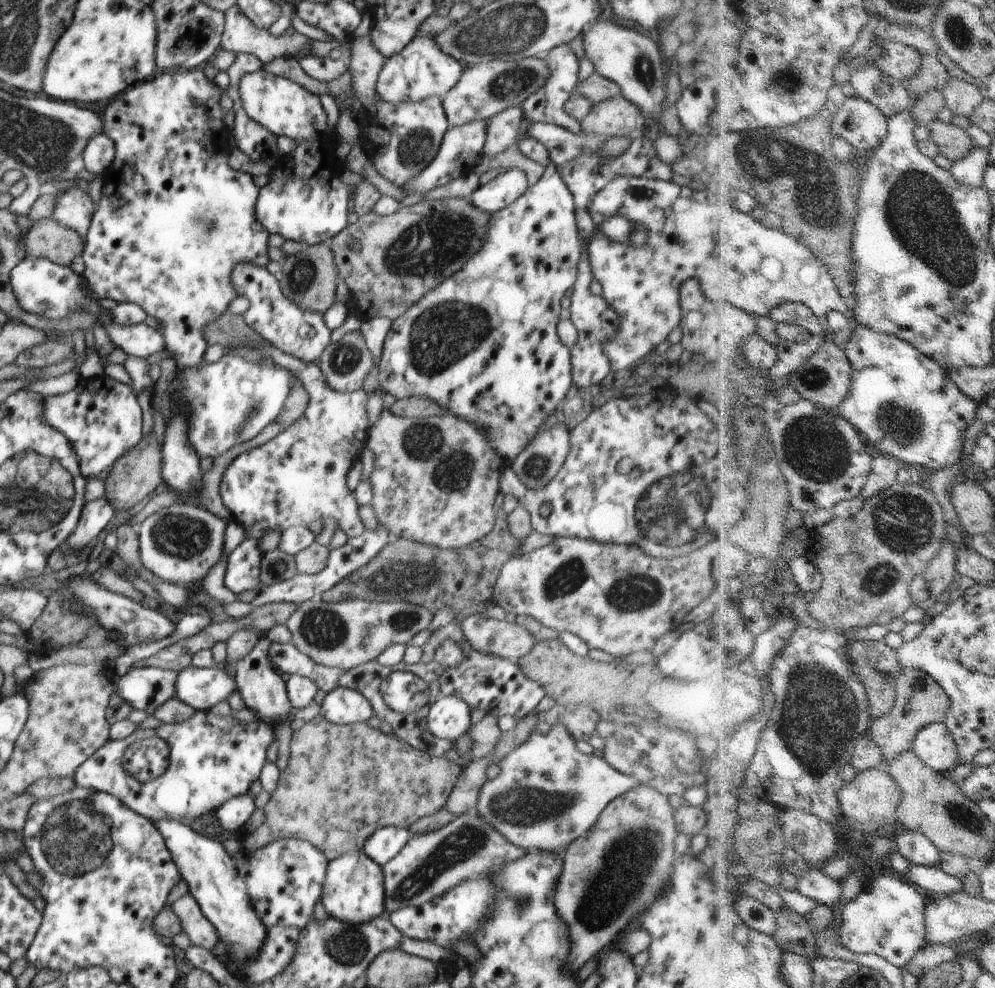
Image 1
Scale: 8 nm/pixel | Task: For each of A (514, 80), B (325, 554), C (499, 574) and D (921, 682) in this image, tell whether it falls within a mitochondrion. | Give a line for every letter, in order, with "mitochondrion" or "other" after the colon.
A: mitochondrion
B: other
C: other
D: other

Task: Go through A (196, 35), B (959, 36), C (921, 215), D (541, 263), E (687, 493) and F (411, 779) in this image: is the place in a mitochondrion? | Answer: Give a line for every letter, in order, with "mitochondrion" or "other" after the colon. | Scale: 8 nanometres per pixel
A: mitochondrion
B: mitochondrion
C: mitochondrion
D: other
E: mitochondrion
F: other

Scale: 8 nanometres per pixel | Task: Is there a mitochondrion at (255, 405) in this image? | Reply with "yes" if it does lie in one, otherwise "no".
yes

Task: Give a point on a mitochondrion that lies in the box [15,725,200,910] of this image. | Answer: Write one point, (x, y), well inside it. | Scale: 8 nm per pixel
(77, 833)

